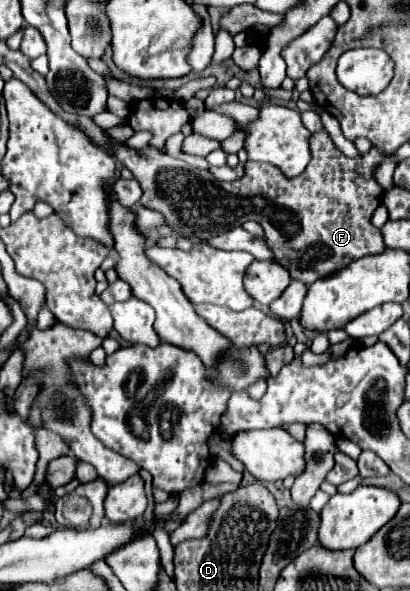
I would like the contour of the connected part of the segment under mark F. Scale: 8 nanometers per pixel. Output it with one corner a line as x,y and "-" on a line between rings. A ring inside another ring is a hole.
326,129
312,133
308,143
310,143
312,161
302,175
288,179
270,163
246,161
244,175
230,183
216,181
208,171
192,169
182,159
160,153
158,149
152,147
134,151
128,149
126,145
114,145
114,153
118,161
122,161
142,185
144,195
140,203
150,205
152,209
162,209
162,213
166,213
166,223
172,229
178,229
182,237
188,237
192,241
210,239
214,237
214,233
224,233
226,229
240,227
246,219
254,219
264,229
266,243
274,253
274,261
280,263
290,273
292,279
302,281
304,285
312,285
314,281
350,265
354,259
376,255
386,249
380,229
376,229
370,223
370,217
374,209
382,203
382,193
384,193
380,183
374,179
374,171
384,161
386,153
382,153
378,147
372,145
368,153
362,153
358,159
350,159
334,145

